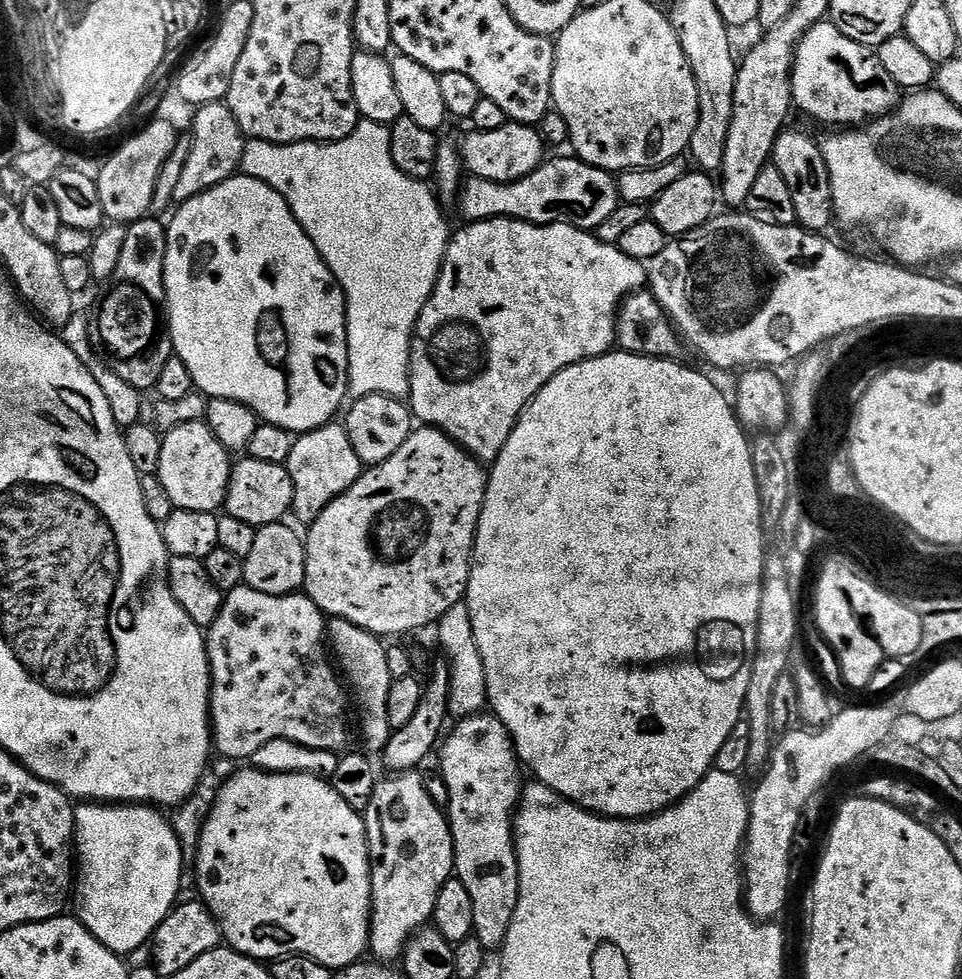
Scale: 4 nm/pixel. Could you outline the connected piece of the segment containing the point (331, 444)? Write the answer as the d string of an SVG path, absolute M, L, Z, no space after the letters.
M340 422L324 424L318 430L297 435L286 467L290 482L294 482L291 515L297 516L304 526L311 526L334 498L346 494L346 490L358 482L362 471L358 454L354 454L354 446L350 446L348 429Z

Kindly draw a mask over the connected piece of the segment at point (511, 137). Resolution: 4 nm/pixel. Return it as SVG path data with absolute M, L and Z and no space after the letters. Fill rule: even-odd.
M509 122L498 126L498 130L469 131L464 145L459 145L463 167L475 179L489 180L499 184L512 184L516 180L526 178L546 159L544 137L530 124Z

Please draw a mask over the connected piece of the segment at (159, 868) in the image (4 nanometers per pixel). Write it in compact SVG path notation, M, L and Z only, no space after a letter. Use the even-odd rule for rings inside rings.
M111 802L81 803L74 815L74 852L78 857L78 875L74 880L75 915L102 946L114 953L130 954L145 947L156 935L161 922L176 907L185 883L186 863L171 819L155 806Z

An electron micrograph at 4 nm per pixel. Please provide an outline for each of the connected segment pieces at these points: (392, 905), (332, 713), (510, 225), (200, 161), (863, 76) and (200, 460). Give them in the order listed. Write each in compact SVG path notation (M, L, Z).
M413 770L387 778L389 780L381 779L377 783L374 798L370 798L370 806L362 814L372 859L372 936L368 946L377 961L396 962L403 957L404 948L415 937L416 931L431 921L438 894L442 886L453 879L456 863L452 828L442 808L435 805L426 792L424 776Z
M241 586L225 595L218 618L206 629L212 675L212 742L219 755L221 752L228 760L248 762L261 746L275 740L289 740L334 753L349 747L350 696L337 669L330 663L327 634L324 611L307 594L271 596Z
M478 220L469 223L468 228L464 228L460 233L453 235L448 241L448 249L444 251L444 265L440 268L440 276L436 279L434 290L430 294L430 298L426 302L426 306L422 310L420 319L416 322L416 331L412 338L412 357L410 358L410 366L408 367L408 377L410 378L410 390L406 397L407 403L410 405L410 411L421 425L429 428L437 428L438 431L444 432L449 438L455 440L456 443L462 445L467 452L472 453L477 460L481 462L494 462L498 458L498 454L502 454L502 446L506 446L506 438L510 438L510 434L514 430L514 426L520 420L520 416L524 412L524 407L536 397L538 390L542 390L542 386L546 386L546 382L550 382L550 378L554 378L562 370L566 370L570 366L574 366L583 360L589 360L595 356L607 356L613 351L616 344L616 315L620 309L620 303L625 300L632 292L641 291L646 284L646 268L643 263L634 258L630 258L626 254L622 254L622 250L615 244L607 244L602 242L591 231L583 228L575 228L569 224L527 224L525 220Z
M227 103L202 104L196 112L196 148L189 151L188 161L182 170L182 178L174 190L174 201L177 205L185 204L190 198L232 179L240 172L240 162L244 153L246 137L234 122Z
M830 22L816 24L796 48L792 66L792 103L820 124L863 126L889 116L900 105L902 89L886 74L879 55L854 42Z
M194 420L163 433L161 462L156 475L160 477L166 494L170 494L173 509L219 513L228 497L233 463L233 457L224 449L222 442L214 438L207 423Z

